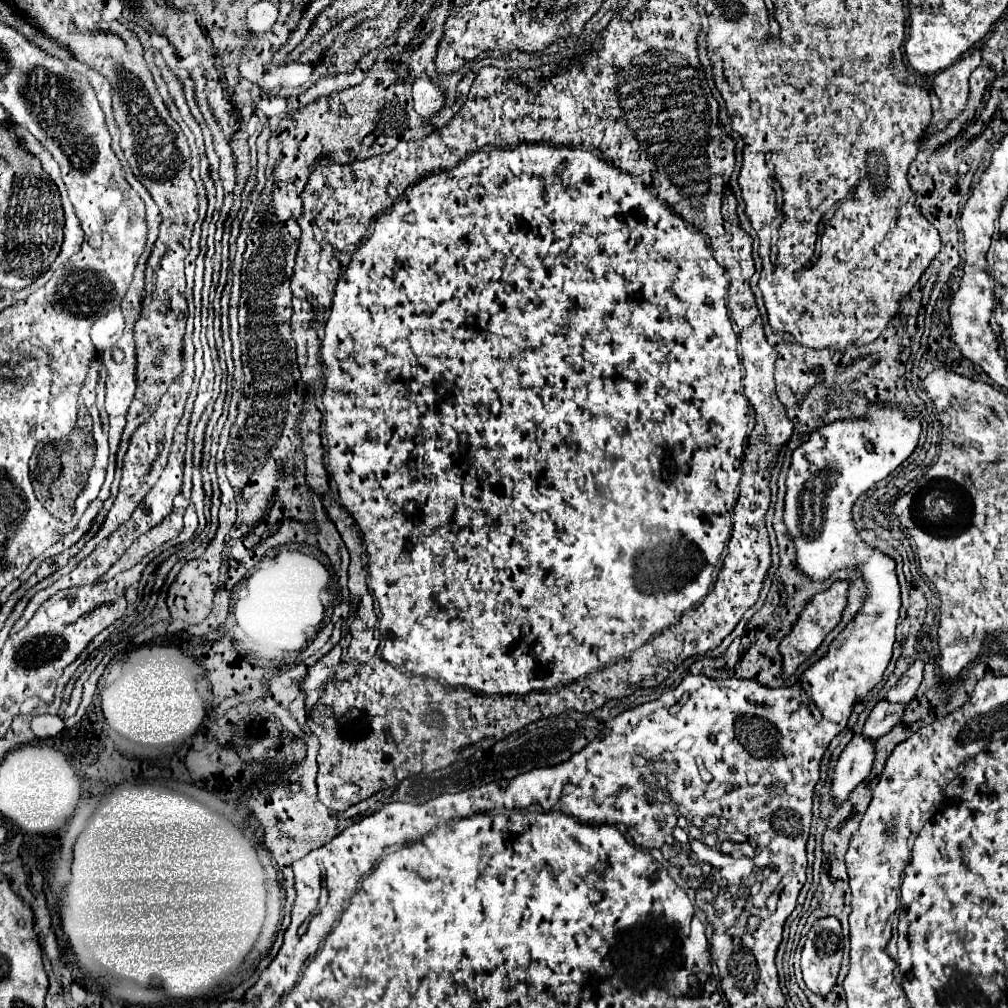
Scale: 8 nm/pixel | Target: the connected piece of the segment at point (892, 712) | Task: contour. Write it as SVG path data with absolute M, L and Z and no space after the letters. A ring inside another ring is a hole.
M879 701L873 711L869 713L869 719L865 721L863 727L863 735L867 739L879 739L883 735L887 735L895 723L901 719L905 711L905 705L899 703L887 703L887 701Z

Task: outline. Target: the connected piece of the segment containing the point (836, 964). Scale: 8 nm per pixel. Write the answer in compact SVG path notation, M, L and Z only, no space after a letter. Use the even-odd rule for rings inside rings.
M835 917L817 919L811 927L803 953L801 971L803 981L815 995L827 997L837 983L843 961L843 931Z

